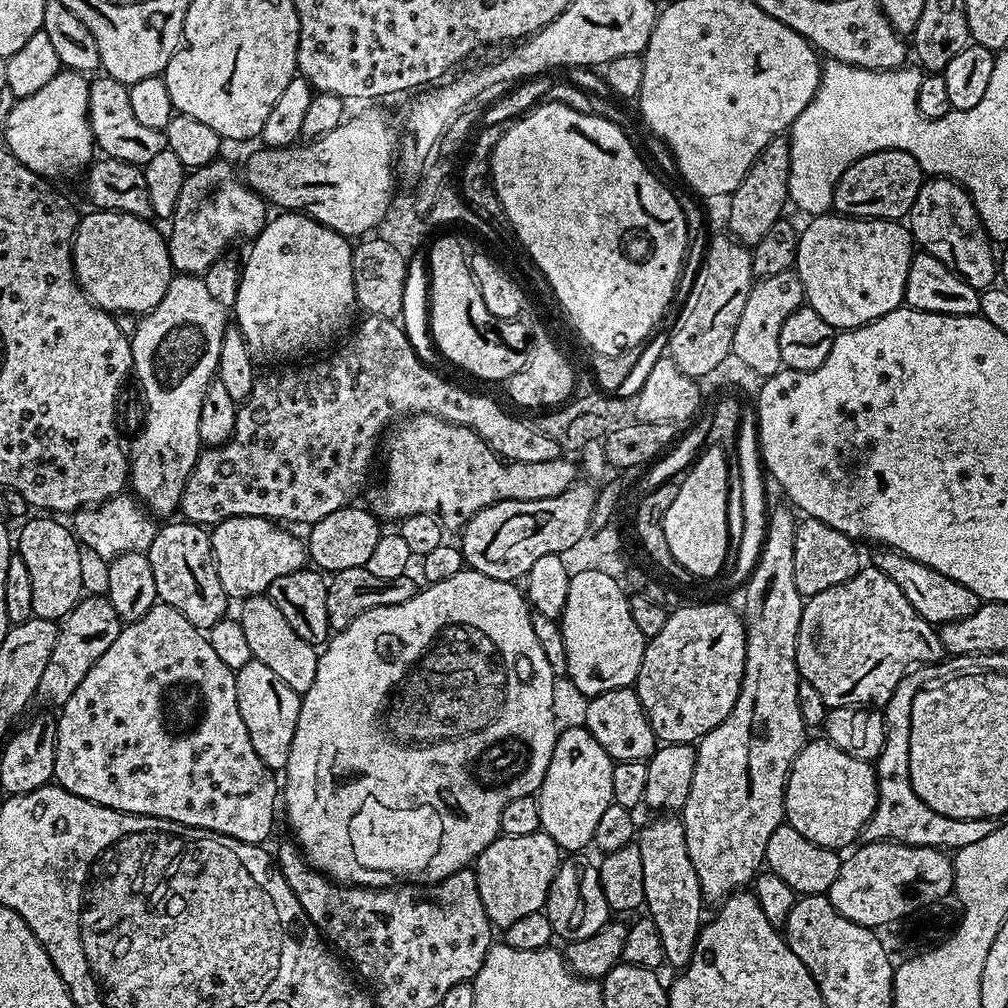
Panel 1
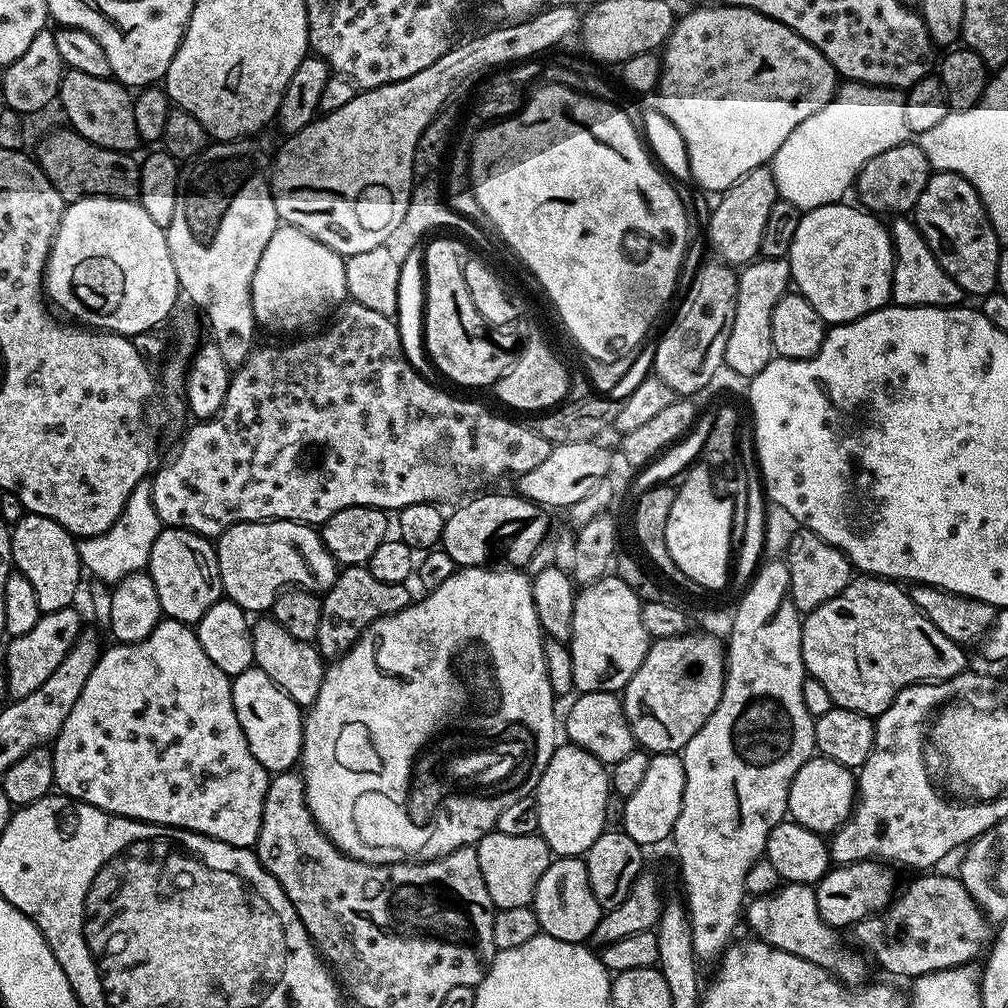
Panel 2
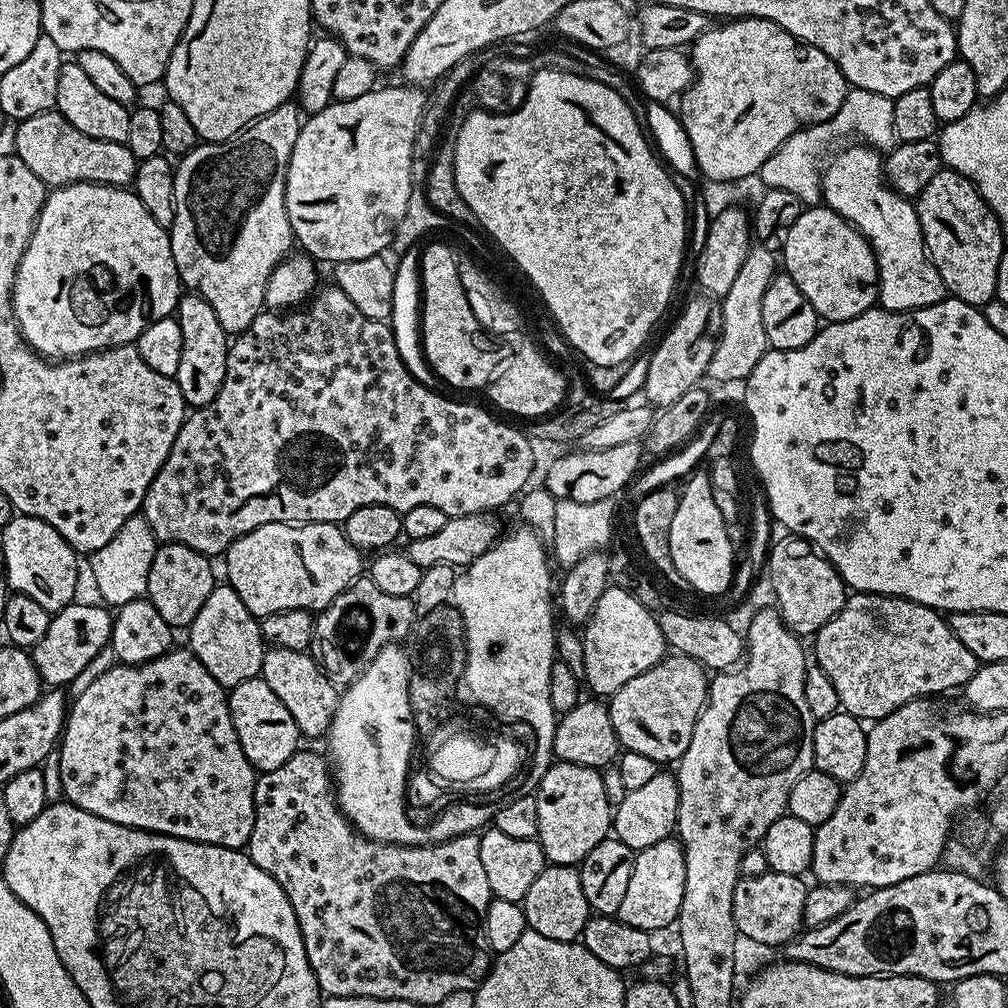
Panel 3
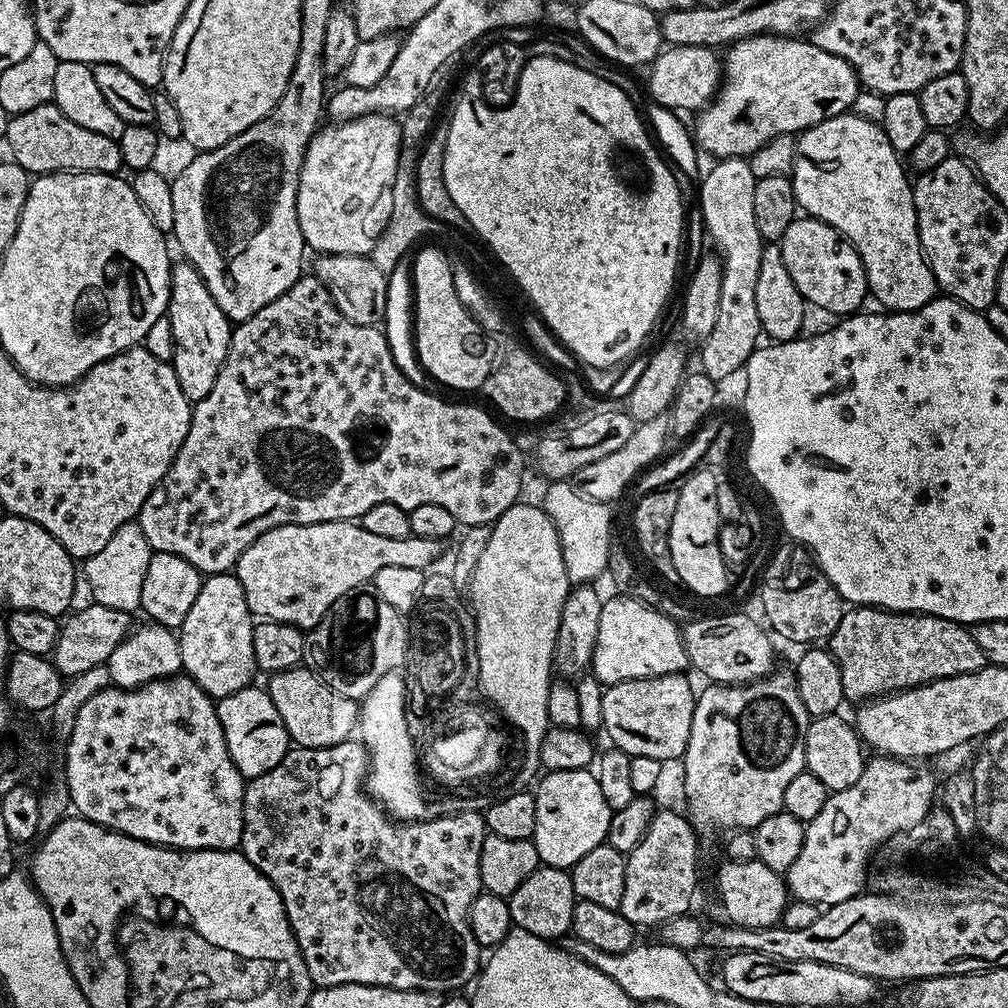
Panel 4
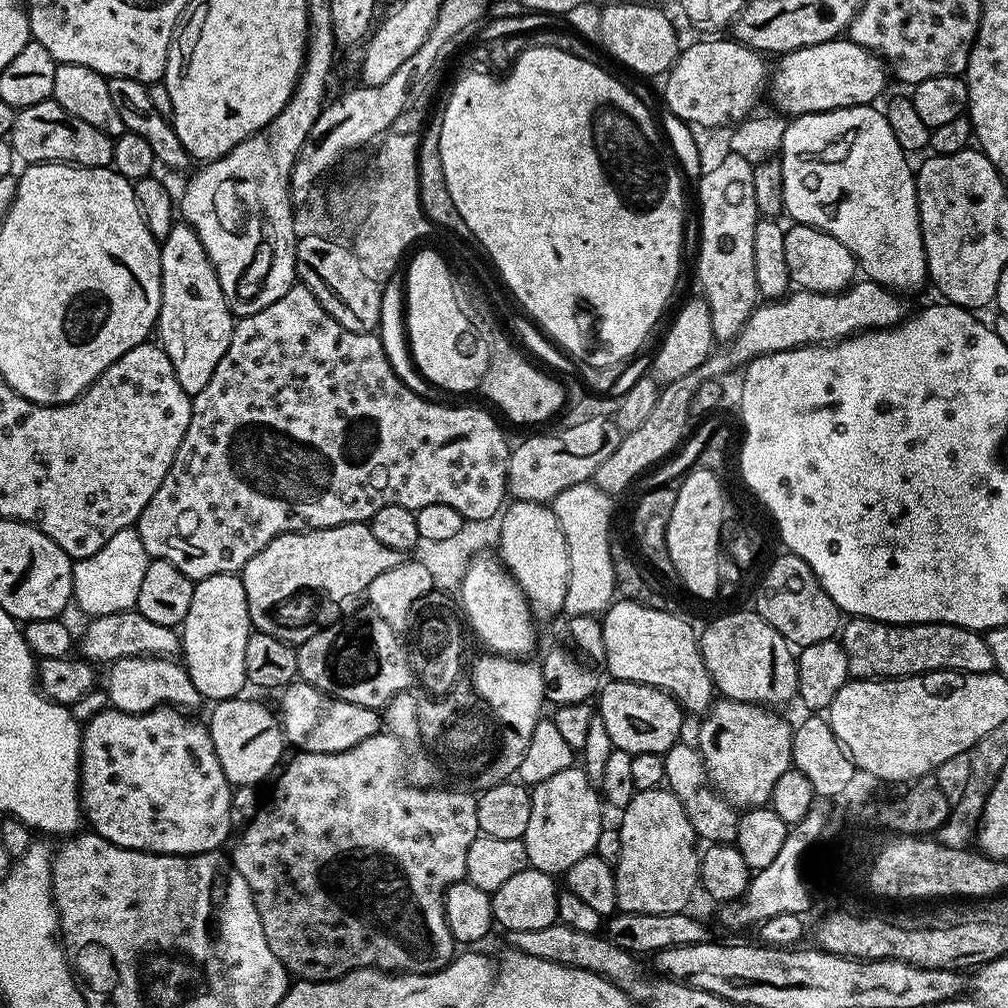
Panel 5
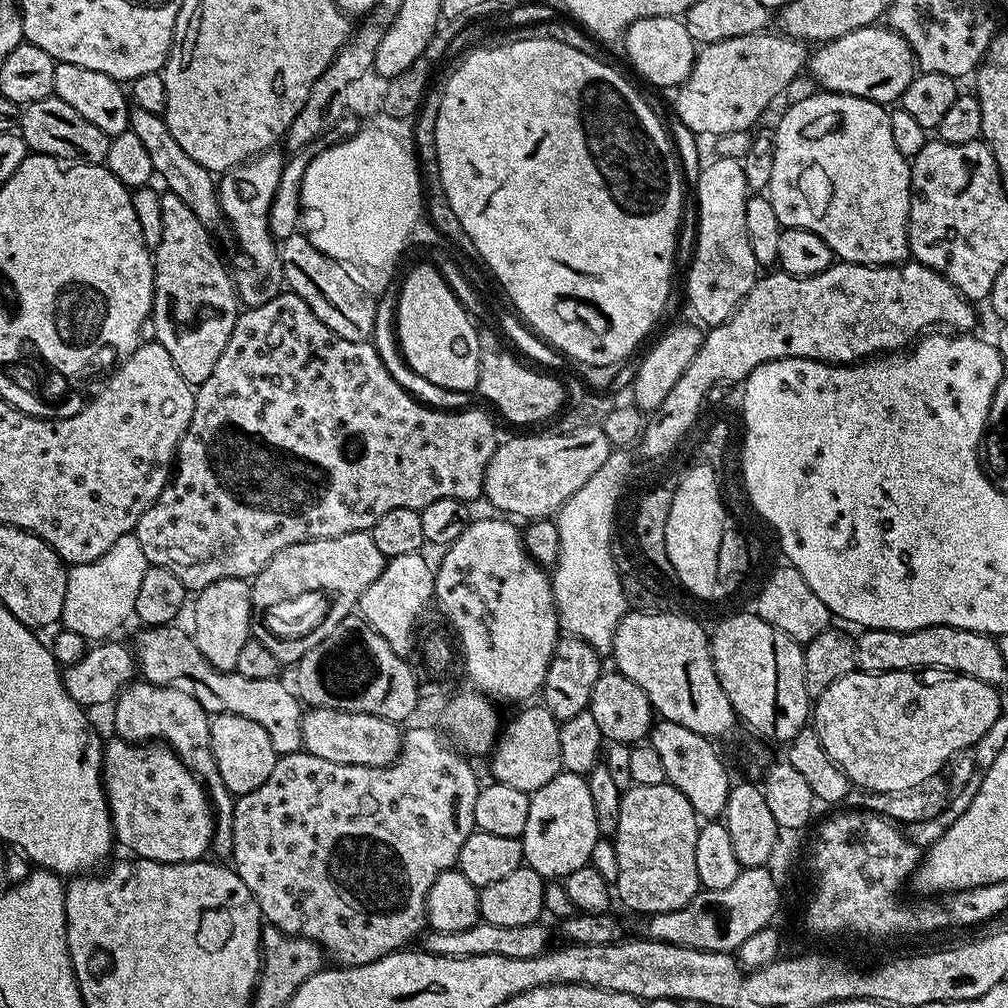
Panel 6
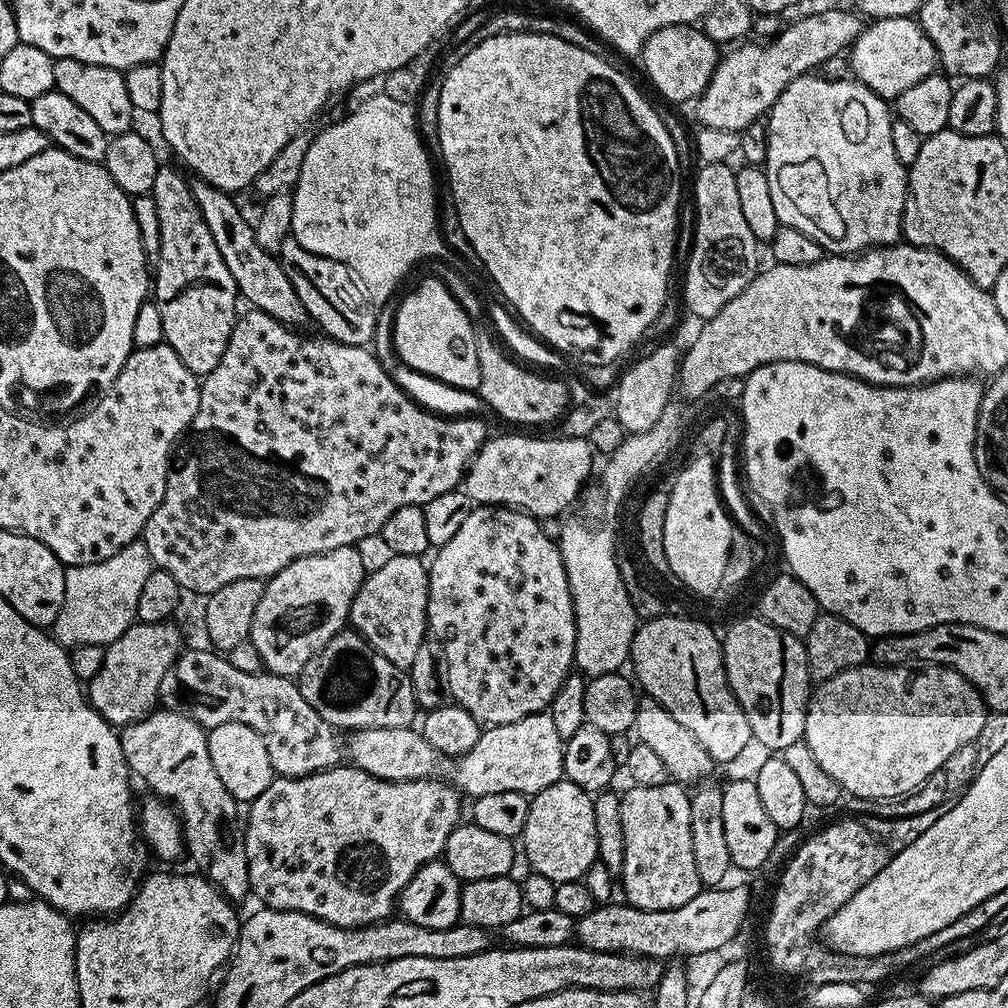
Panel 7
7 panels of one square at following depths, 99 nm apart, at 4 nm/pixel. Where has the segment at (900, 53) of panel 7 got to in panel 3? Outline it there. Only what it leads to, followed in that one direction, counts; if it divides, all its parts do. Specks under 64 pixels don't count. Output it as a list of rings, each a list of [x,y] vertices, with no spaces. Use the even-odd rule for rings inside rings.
[[[732,18],[727,22],[717,24],[720,24],[717,28],[715,26],[705,28],[702,35],[690,46],[694,79],[692,85],[684,91],[684,95],[679,97],[680,110],[678,109],[678,117],[686,130],[687,137],[690,138],[690,146],[693,147],[694,158],[701,177],[709,176],[712,180],[744,180],[747,176],[755,177],[761,166],[766,162],[766,158],[770,158],[770,154],[774,154],[778,150],[778,146],[782,146],[782,142],[786,142],[786,138],[794,135],[799,128],[822,124],[834,114],[838,114],[850,85],[838,70],[835,62],[826,58],[826,54],[822,54],[822,50],[818,50],[809,44],[800,43],[799,40],[795,40],[789,32],[782,30],[774,22],[751,18]]]

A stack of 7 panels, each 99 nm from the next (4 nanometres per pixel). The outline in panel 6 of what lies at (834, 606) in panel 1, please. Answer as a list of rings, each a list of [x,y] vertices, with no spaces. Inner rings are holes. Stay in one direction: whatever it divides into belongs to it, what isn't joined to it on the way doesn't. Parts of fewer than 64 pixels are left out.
[[[935,624],[913,632],[891,632],[881,628],[869,628],[855,637],[856,667],[862,672],[907,672],[929,666],[949,668],[970,678],[978,678],[987,684],[1003,685],[1006,665],[1002,662],[1002,650],[993,637],[984,632]]]

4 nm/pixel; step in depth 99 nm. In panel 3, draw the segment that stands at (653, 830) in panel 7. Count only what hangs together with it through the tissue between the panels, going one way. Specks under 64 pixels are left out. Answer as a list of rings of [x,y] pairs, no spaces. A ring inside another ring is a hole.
[[[669,838],[662,842],[654,842],[654,846],[646,846],[636,852],[634,874],[630,874],[630,882],[626,885],[626,895],[622,897],[622,906],[618,906],[616,916],[626,926],[638,926],[638,930],[646,930],[656,934],[659,928],[668,928],[680,918],[682,894],[686,890],[686,864],[684,847],[679,839]]]

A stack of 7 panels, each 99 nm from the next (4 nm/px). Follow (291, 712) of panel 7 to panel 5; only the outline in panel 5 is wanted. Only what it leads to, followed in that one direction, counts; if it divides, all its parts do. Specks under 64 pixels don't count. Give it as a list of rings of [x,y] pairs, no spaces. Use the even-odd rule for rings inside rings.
[[[135,610],[94,616],[87,623],[84,633],[81,636],[79,633],[78,636],[78,652],[80,648],[79,655],[83,659],[95,662],[97,665],[101,664],[100,666],[107,666],[113,660],[131,656],[172,658],[182,648],[177,629],[158,626],[158,622],[150,622],[150,618],[142,618],[142,614]]]

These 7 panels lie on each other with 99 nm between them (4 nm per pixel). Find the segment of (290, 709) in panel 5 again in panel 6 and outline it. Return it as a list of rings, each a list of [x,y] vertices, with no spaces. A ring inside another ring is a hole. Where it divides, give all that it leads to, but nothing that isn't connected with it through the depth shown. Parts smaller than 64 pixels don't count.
[[[308,708],[304,712],[303,751],[326,758],[326,762],[387,768],[396,763],[401,743],[402,728],[395,720],[333,708]]]

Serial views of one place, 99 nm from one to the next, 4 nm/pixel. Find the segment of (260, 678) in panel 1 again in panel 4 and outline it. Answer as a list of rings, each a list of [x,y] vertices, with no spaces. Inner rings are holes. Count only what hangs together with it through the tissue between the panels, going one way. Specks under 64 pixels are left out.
[[[249,686],[216,700],[218,722],[222,722],[230,758],[234,758],[234,766],[238,766],[245,778],[255,778],[274,770],[290,751],[288,731],[282,722],[282,714],[278,714],[278,706],[274,706],[267,690],[256,687]]]

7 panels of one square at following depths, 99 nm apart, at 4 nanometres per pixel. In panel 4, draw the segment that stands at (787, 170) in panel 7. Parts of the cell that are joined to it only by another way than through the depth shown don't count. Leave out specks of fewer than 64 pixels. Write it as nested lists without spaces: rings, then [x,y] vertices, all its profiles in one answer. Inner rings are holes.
[[[845,114],[823,120],[799,133],[794,144],[790,179],[801,213],[826,222],[854,246],[862,258],[871,299],[889,312],[913,312],[936,299],[938,289],[931,266],[924,256],[912,197],[913,181],[904,173],[901,153],[890,146],[883,127],[864,116]]]

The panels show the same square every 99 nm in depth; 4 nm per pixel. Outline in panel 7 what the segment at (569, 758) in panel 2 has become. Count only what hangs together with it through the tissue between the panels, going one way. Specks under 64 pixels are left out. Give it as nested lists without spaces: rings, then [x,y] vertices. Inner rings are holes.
[[[562,778],[557,784],[546,786],[546,790],[536,793],[531,797],[526,814],[526,826],[522,833],[522,852],[528,855],[531,871],[550,878],[556,885],[562,882],[581,879],[586,870],[597,859],[595,828],[594,828],[594,806],[593,797],[581,790],[574,782]]]

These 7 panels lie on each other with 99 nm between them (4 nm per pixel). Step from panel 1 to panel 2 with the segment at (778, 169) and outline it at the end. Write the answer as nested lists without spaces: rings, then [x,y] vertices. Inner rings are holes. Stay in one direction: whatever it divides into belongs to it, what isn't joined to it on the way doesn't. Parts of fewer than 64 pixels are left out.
[[[771,167],[750,170],[734,187],[727,188],[720,200],[706,216],[706,240],[717,252],[719,259],[728,266],[743,266],[752,263],[761,255],[760,247],[770,219],[770,210],[777,202],[776,183],[772,177]]]

